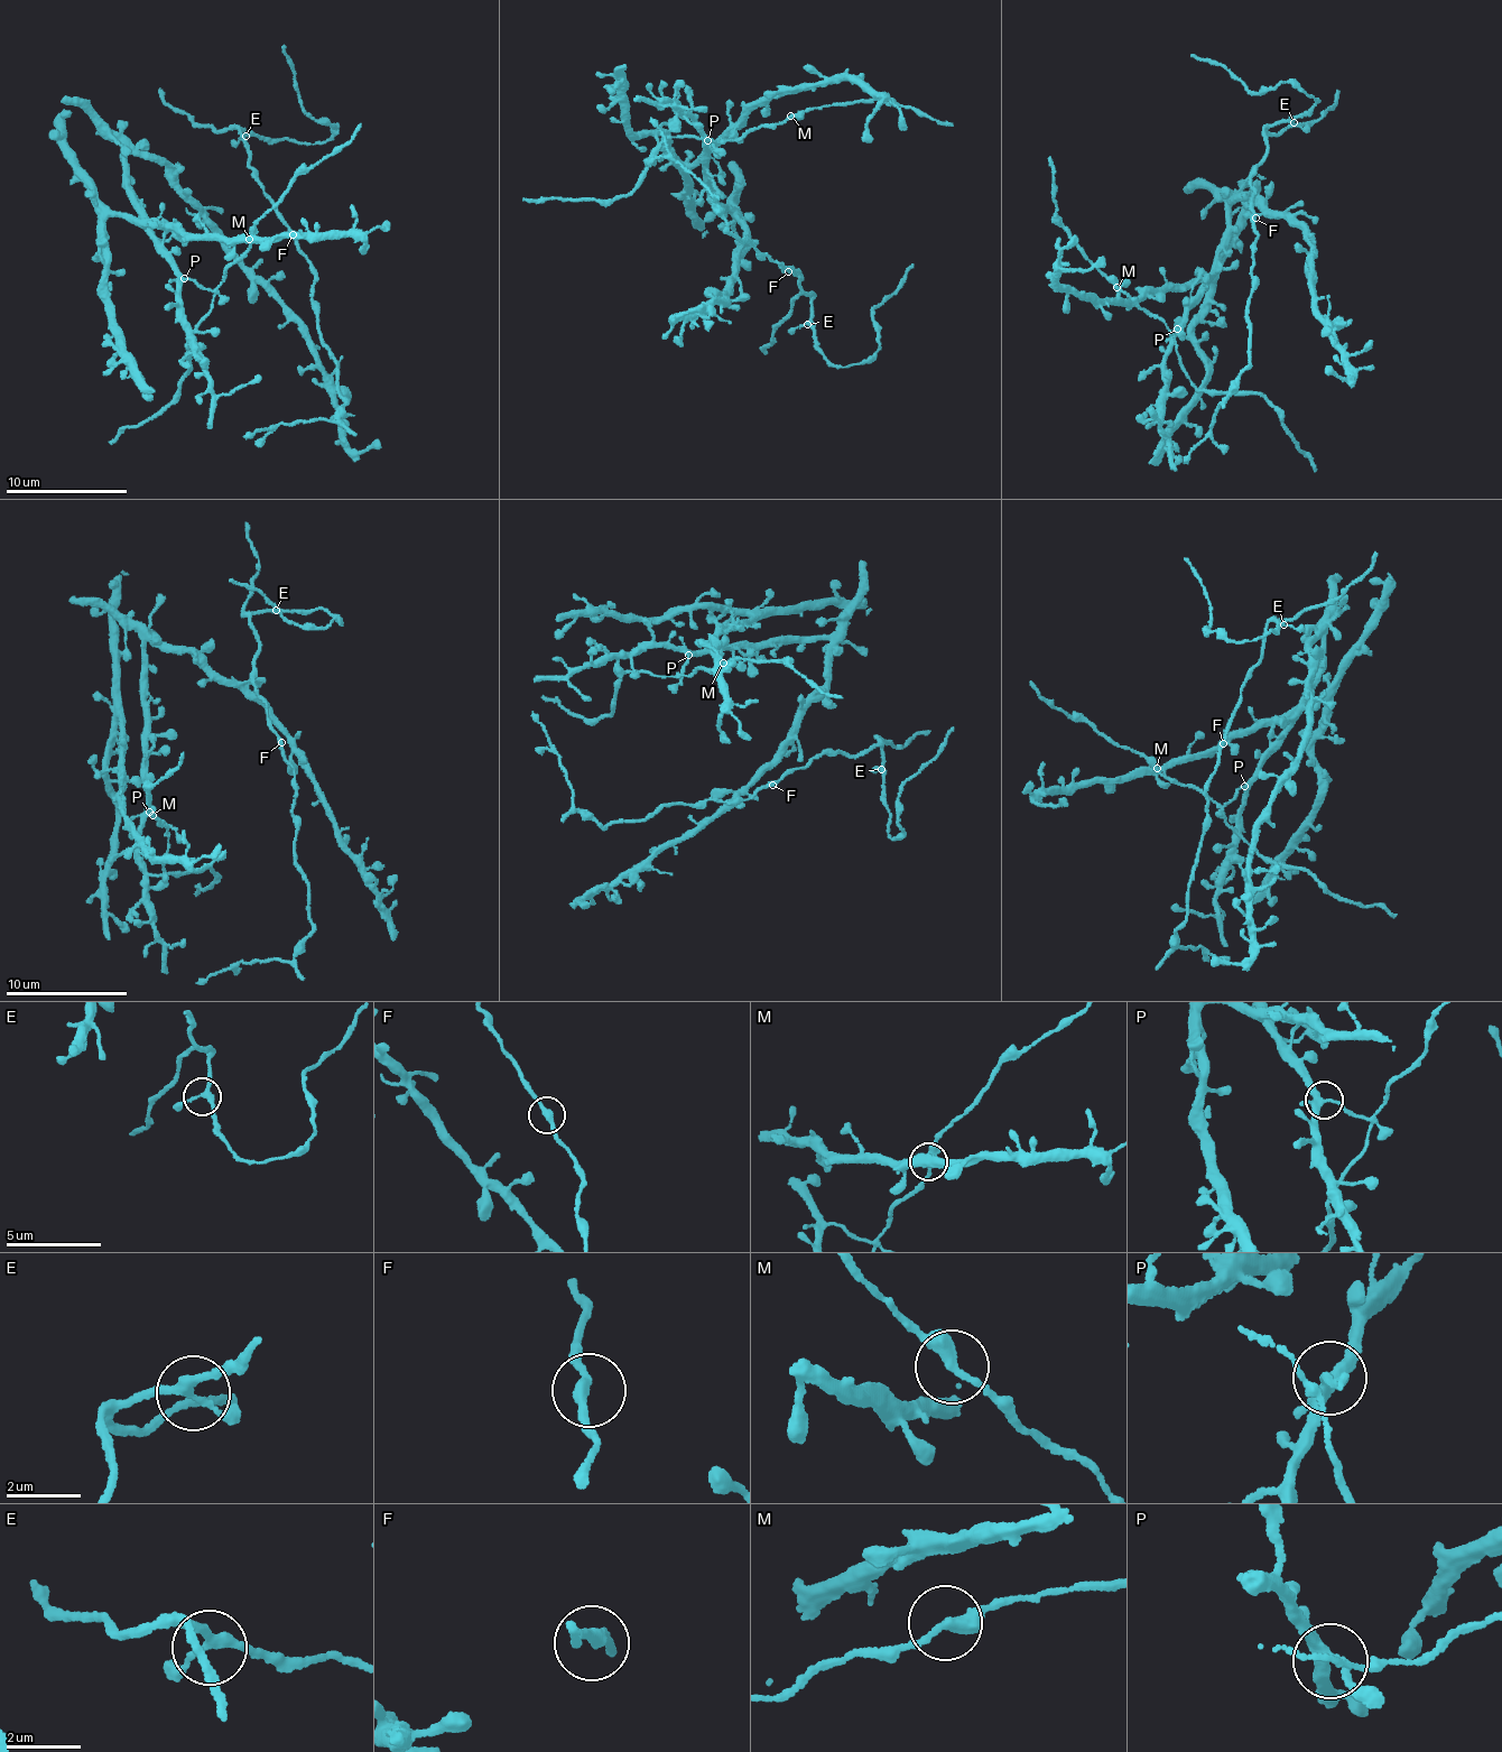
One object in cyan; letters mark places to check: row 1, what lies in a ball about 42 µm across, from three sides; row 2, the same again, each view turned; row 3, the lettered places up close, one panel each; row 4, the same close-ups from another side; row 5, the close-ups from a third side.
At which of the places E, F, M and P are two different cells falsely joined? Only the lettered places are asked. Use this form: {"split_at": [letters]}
{"split_at": []}

